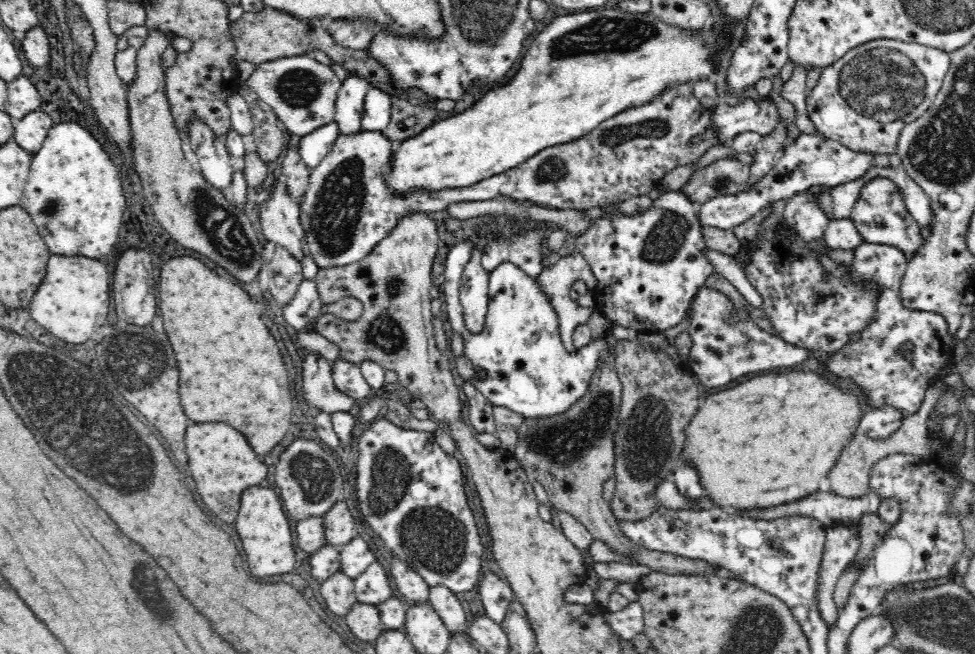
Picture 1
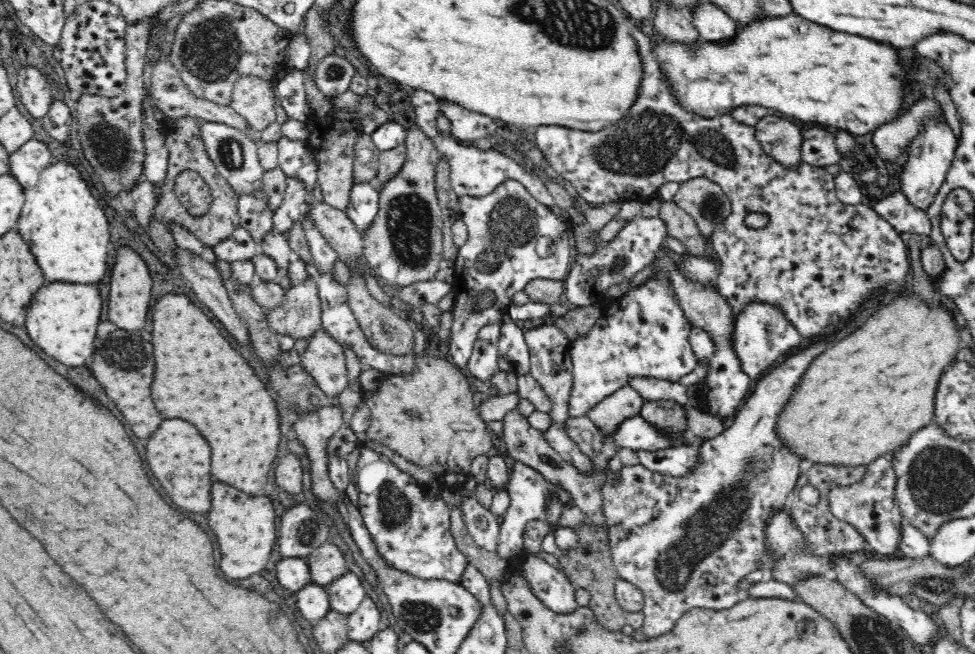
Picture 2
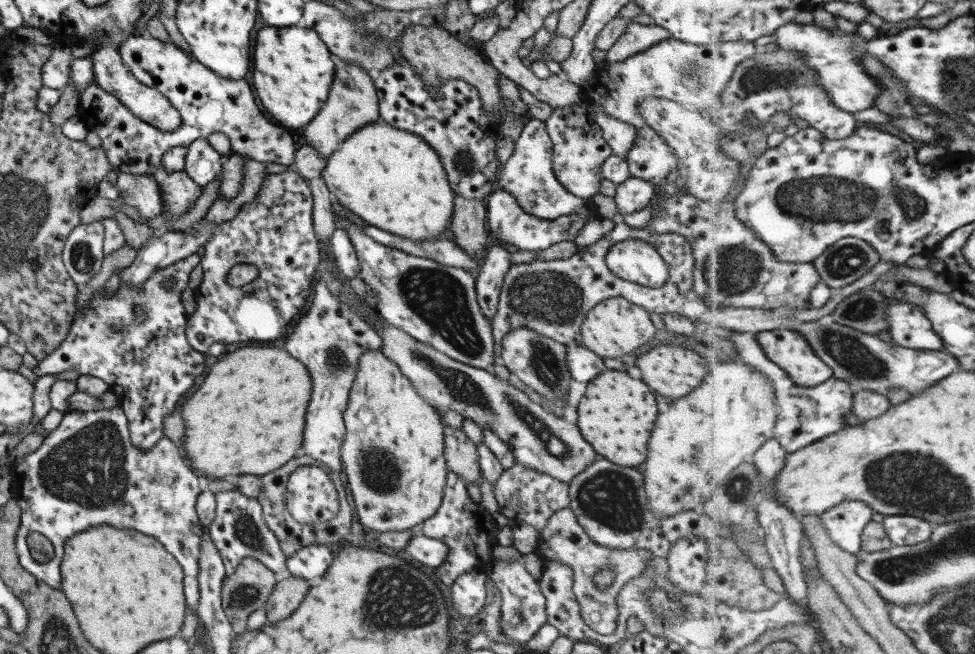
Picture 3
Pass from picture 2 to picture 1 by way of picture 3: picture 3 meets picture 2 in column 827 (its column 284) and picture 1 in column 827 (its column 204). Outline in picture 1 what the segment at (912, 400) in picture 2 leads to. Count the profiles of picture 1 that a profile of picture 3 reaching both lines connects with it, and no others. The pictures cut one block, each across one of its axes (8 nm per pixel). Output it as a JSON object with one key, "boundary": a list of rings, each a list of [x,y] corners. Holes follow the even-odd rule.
{"boundary":[[[818,372],[758,376],[730,390],[712,394],[704,402],[700,400],[700,410],[686,430],[688,444],[684,456],[698,468],[700,482],[710,490],[710,500],[714,498],[715,506],[743,511],[792,503],[818,491],[820,480],[829,474],[847,446],[846,442],[858,431],[862,414],[864,410],[856,392],[840,388]]]}

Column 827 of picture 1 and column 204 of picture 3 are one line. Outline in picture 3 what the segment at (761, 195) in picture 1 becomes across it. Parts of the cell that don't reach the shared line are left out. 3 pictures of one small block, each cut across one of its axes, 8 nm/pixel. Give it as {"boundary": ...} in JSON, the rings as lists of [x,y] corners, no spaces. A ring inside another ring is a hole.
{"boundary":[[[196,139],[187,148],[183,171],[194,183],[204,188],[221,175],[225,160],[207,139]]]}

